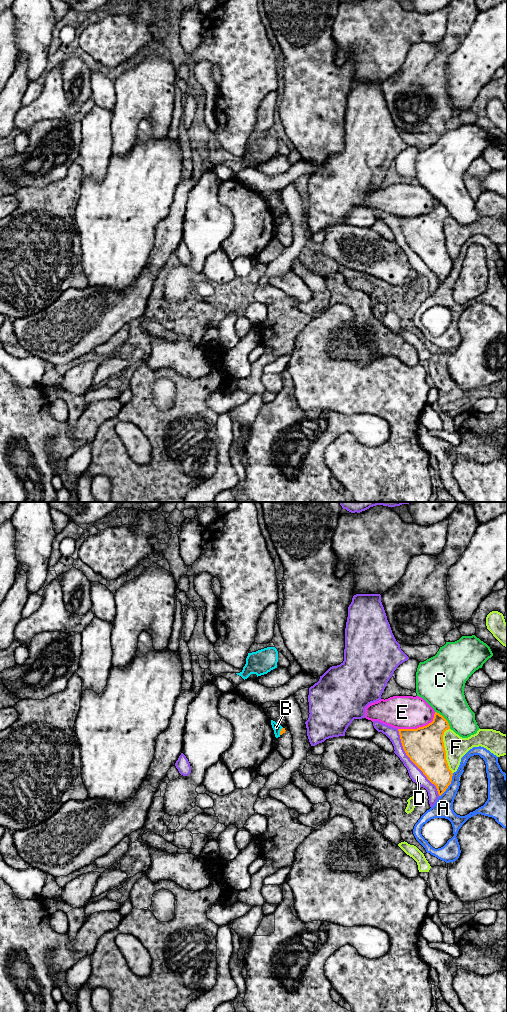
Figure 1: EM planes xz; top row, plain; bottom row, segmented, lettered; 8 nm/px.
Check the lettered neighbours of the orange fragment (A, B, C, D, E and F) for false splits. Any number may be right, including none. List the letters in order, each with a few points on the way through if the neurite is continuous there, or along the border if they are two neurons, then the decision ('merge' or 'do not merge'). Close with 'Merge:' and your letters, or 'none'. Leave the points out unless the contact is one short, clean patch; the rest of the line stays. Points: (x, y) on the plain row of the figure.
A: do not merge
B: border along xz (282, 215), (279, 222); do not merge
C: do not merge
D: do not merge
E: do not merge
F: do not merge
Merge: none

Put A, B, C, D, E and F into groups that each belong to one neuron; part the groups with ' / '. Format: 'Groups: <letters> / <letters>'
Groups: A / B / C / D / E / F

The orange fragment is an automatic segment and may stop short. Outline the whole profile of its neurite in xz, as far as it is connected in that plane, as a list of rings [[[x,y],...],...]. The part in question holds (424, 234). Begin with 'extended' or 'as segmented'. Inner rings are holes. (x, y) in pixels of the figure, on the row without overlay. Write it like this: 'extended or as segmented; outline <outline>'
as segmented; outline [[[437,200],[434,202],[433,209],[426,214],[417,217],[398,217],[406,243],[423,260],[427,267],[436,274],[439,284],[451,272],[453,264],[446,248],[443,230],[444,220],[448,217],[450,217],[448,209]]]

